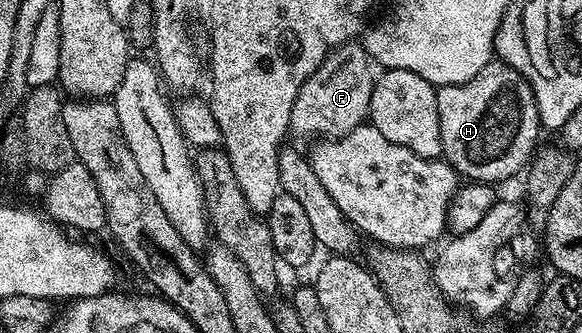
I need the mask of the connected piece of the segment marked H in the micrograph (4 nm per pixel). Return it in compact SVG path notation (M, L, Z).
M492 60L472 80L459 86L439 86L437 92L442 158L449 162L451 168L458 171L463 179L499 184L498 182L504 181L505 178L512 177L518 169L521 171L531 161L539 145L537 142L540 123L534 93L520 72L516 72L501 60Z

